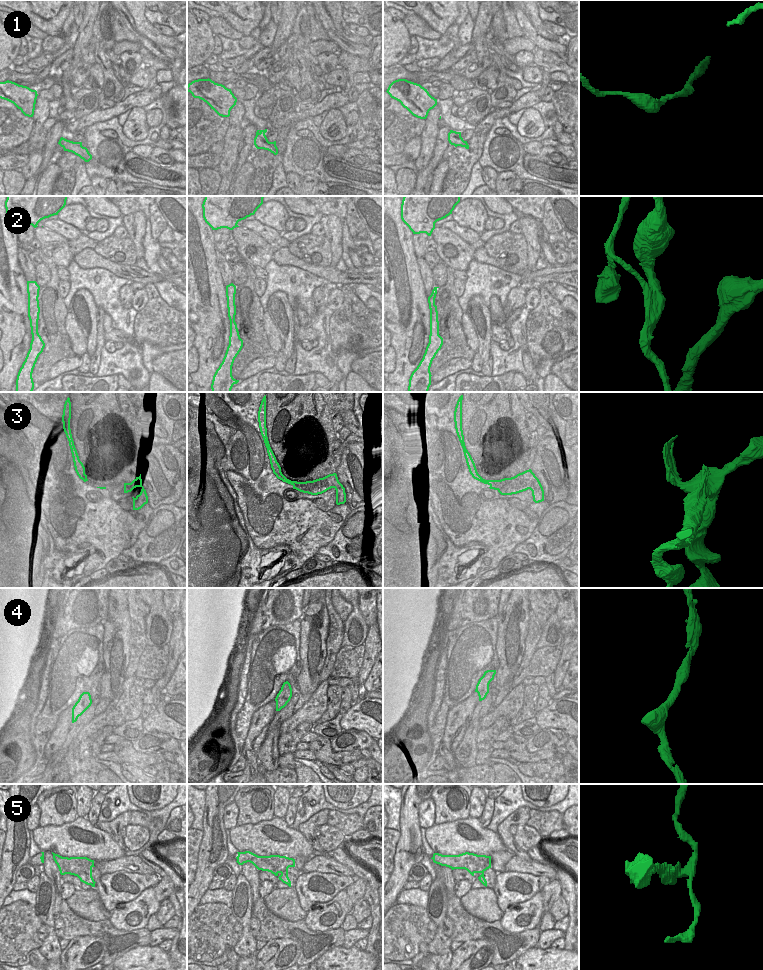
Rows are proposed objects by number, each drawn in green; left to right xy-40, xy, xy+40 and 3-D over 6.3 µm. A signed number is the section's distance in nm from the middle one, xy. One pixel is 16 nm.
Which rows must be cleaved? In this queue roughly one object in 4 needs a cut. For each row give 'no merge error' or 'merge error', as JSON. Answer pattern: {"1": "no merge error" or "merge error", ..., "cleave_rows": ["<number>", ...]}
{"1": "no merge error", "2": "merge error", "3": "merge error", "4": "no merge error", "5": "merge error", "cleave_rows": ["2", "3", "5"]}

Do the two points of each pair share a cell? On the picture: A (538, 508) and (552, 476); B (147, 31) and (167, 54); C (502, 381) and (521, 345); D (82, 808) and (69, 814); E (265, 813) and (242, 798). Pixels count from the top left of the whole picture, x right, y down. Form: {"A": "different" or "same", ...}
{"A": "different", "B": "different", "C": "different", "D": "different", "E": "same"}

